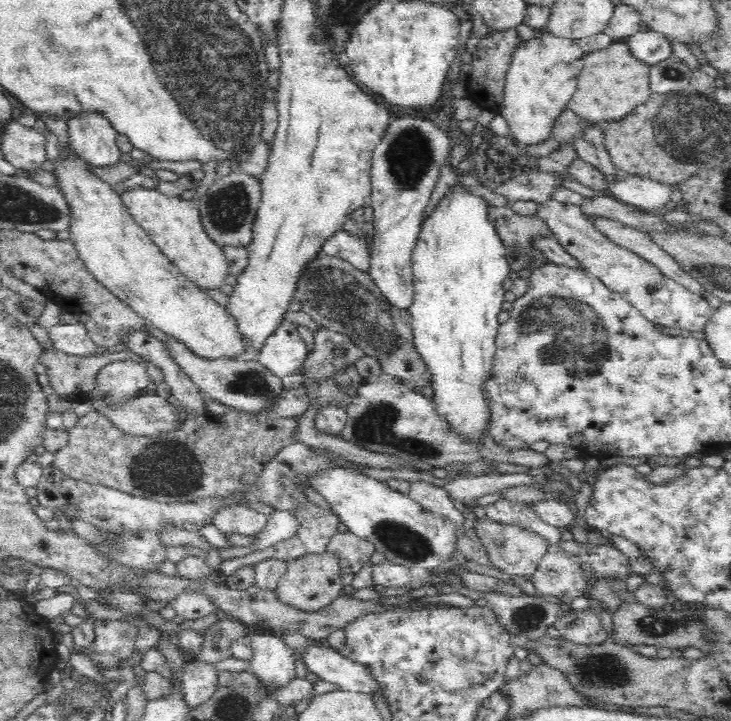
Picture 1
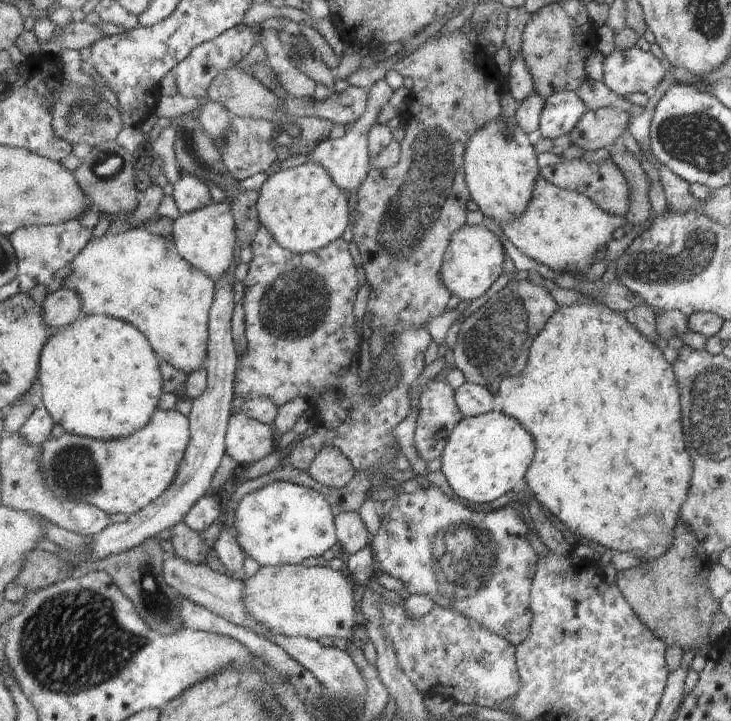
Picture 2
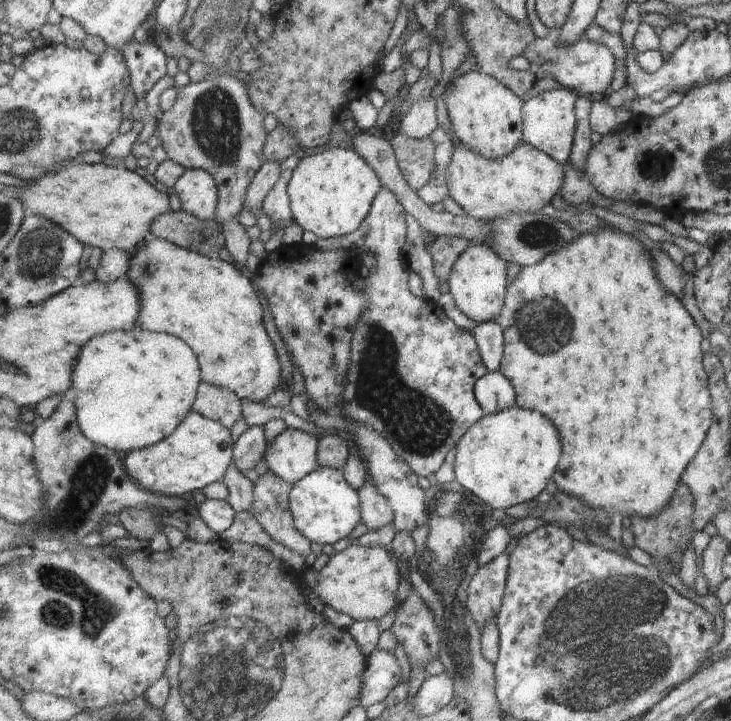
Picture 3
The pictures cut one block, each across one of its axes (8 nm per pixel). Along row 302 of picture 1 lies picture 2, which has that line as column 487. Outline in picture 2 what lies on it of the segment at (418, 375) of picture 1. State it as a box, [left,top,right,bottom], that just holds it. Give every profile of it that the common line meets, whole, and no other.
[453,279,562,395]

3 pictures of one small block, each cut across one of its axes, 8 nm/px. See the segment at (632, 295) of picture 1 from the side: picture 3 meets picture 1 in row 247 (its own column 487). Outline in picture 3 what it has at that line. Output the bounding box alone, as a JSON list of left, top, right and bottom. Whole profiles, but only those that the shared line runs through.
[469,554,512,630]

